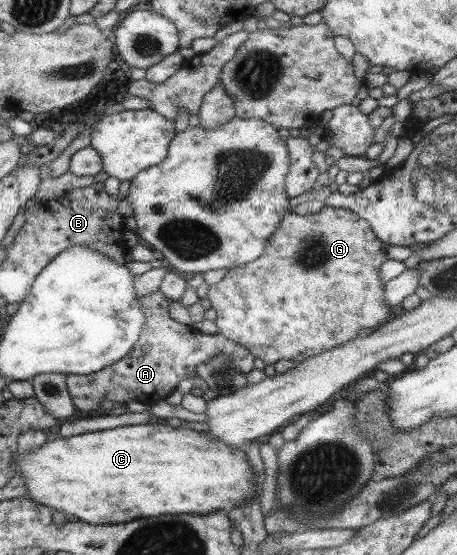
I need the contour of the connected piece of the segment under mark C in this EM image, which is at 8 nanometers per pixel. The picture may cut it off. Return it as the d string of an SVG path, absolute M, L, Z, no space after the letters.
M157 420L70 437L55 434L35 454L18 455L16 465L16 473L26 479L27 495L33 502L74 515L89 525L123 525L163 513L205 516L243 506L256 493L256 478L243 449L227 446L207 432L183 426L173 427Z

